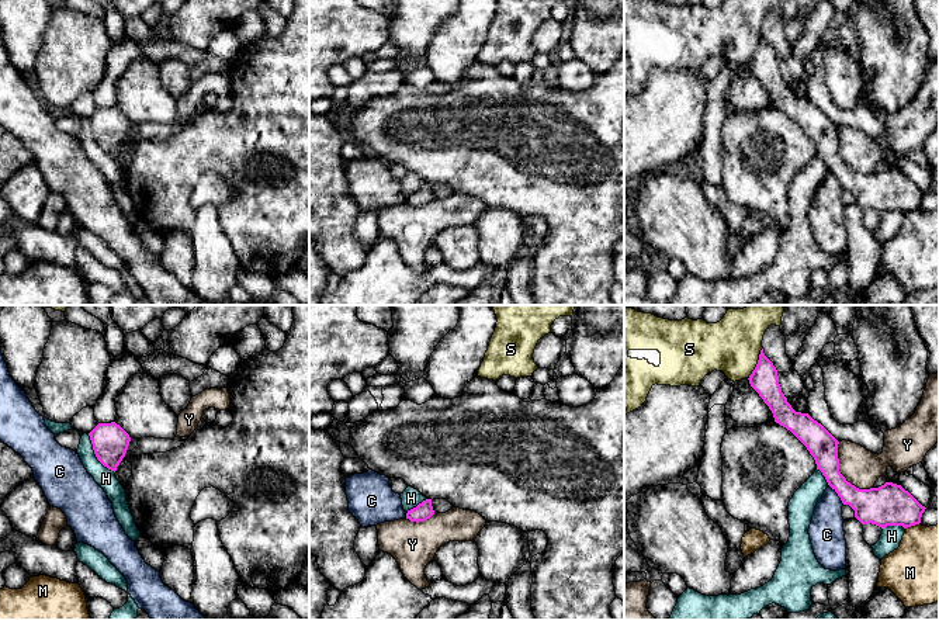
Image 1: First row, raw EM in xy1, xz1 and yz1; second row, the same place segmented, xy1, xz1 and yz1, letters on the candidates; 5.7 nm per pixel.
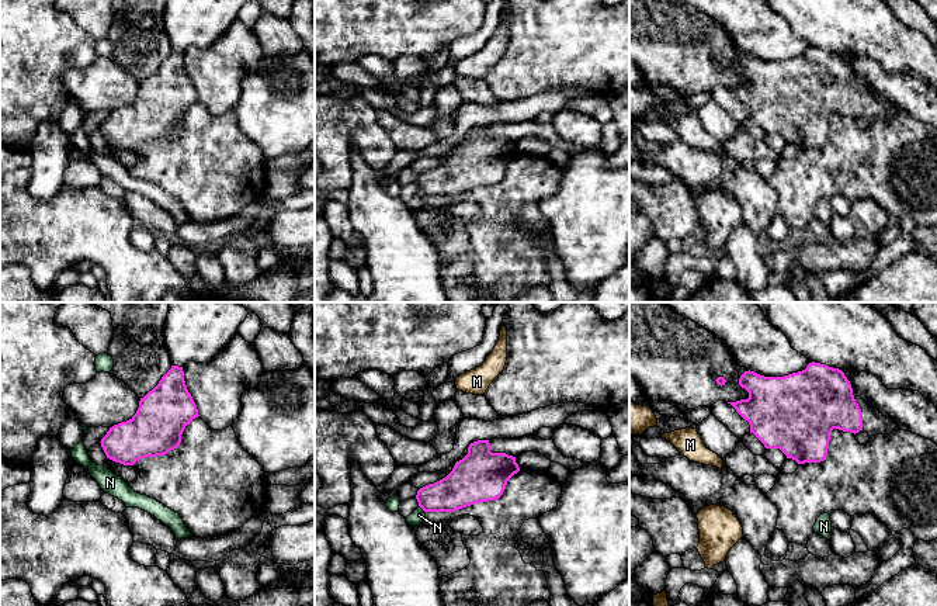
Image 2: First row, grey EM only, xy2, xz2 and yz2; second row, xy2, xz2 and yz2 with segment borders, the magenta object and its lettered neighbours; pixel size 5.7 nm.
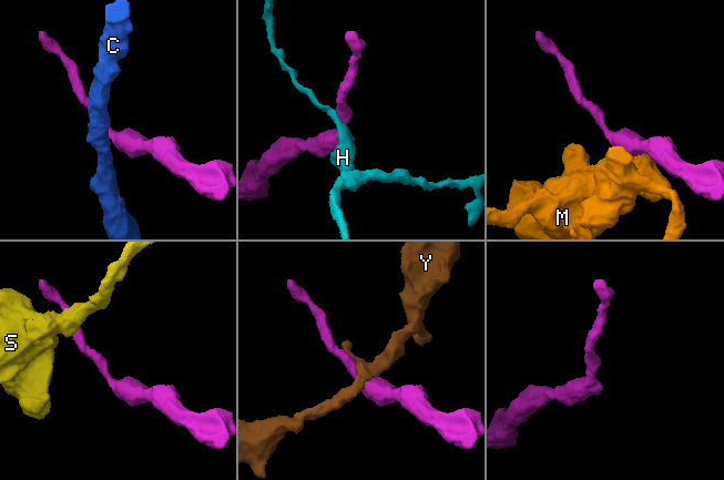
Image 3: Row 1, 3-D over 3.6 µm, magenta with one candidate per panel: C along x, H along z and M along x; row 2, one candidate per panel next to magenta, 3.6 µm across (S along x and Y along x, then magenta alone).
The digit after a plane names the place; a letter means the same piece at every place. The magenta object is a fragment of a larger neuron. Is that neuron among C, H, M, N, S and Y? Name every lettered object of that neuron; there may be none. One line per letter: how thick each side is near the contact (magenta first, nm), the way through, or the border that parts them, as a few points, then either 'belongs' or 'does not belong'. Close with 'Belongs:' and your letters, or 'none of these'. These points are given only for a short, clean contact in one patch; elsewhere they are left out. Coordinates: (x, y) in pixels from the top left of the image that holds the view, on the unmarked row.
C: 220 nm thick on the magenta side, 200 nm on the other; border along yz1 (830, 170), (844, 189); does not belong
H: 220 nm thick on the magenta side, 110 nm on the other; does not belong
M: 240 nm thick on the magenta side, 420 nm on the other; border along yz1 (920, 207), (905, 214); does not belong
N: 220 nm thick on the magenta side, 80 nm on the other; border along xz2 (420, 191), (424, 197); does not belong
S: 160 nm thick on the magenta side, 320 nm on the other; border along yz1 (762, 33), (758, 48), (748, 63); does not belong
Y: 190 nm thick on the magenta side, 220 nm on the other; does not belong
Belongs: none of these

